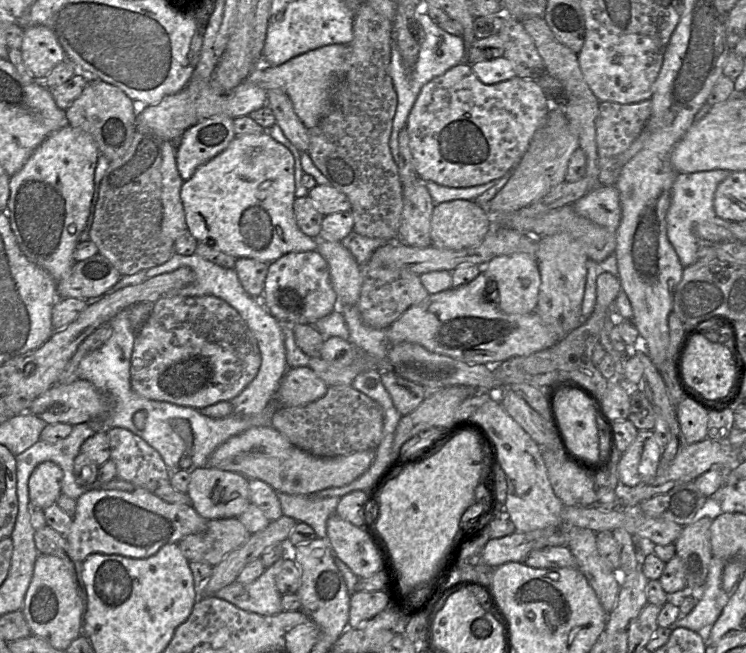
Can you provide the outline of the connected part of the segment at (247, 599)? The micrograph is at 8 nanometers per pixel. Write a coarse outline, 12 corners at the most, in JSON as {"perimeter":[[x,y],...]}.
{"perimeter":[[279,559],[251,583],[234,581],[214,594],[263,616],[283,611]]}

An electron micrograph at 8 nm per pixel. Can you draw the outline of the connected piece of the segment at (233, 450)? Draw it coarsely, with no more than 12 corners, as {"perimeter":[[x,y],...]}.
{"perimeter":[[272,426],[229,438],[208,466],[307,495],[350,484],[375,450],[313,456]]}

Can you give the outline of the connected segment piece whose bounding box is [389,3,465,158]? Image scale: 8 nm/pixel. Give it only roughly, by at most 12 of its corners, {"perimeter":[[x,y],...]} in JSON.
{"perimeter":[[416,7],[425,39],[412,70],[392,39],[389,73],[397,105],[389,148],[399,155],[399,132],[422,87],[463,63],[462,37]]}

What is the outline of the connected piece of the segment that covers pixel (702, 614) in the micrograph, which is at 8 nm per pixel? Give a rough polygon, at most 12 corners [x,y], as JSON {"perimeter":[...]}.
{"perimeter":[[713,557],[695,608],[670,628],[709,630],[730,594],[722,588],[727,561]]}

